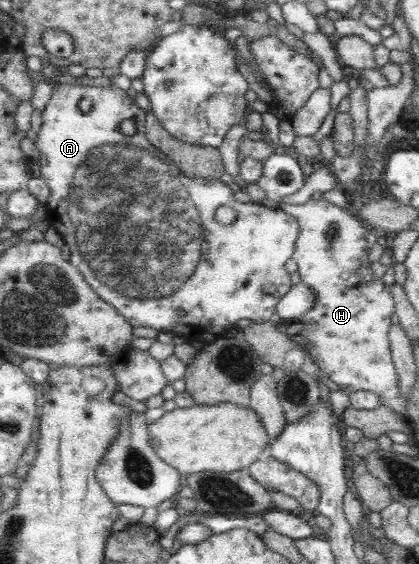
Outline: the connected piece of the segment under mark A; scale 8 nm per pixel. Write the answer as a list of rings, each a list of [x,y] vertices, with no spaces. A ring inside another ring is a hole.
[[[65,78],[64,82],[52,91],[52,96],[42,111],[42,127],[35,140],[40,154],[40,177],[50,187],[50,196],[45,205],[48,212],[58,212],[58,204],[69,203],[66,218],[70,218],[73,222],[77,240],[74,240],[74,232],[61,234],[61,238],[70,249],[71,264],[82,272],[94,291],[104,301],[114,305],[118,313],[121,313],[134,327],[150,327],[159,332],[169,332],[180,341],[200,341],[206,344],[224,337],[226,331],[237,327],[238,320],[248,319],[254,323],[269,321],[274,314],[277,314],[278,303],[281,303],[282,298],[294,286],[290,280],[290,272],[286,270],[286,262],[293,259],[297,240],[301,235],[301,224],[298,219],[277,206],[272,208],[253,201],[239,202],[234,198],[234,192],[219,179],[186,176],[182,168],[166,152],[162,152],[161,148],[154,147],[149,142],[146,134],[147,112],[137,106],[126,91],[112,83],[106,87],[90,87],[79,85],[75,80]],[[84,98],[92,100],[92,107],[87,113],[81,112],[78,108],[80,100]],[[220,206],[229,206],[235,214],[235,220],[229,225],[222,225],[216,220],[216,210]]]

